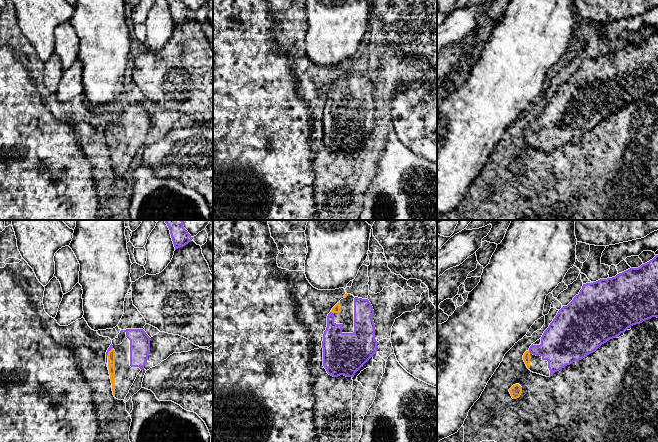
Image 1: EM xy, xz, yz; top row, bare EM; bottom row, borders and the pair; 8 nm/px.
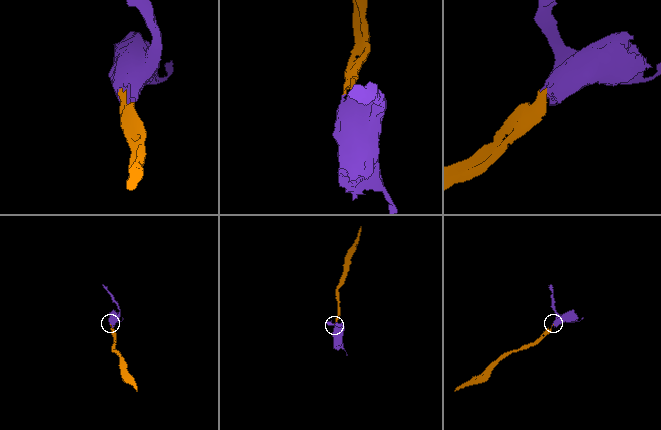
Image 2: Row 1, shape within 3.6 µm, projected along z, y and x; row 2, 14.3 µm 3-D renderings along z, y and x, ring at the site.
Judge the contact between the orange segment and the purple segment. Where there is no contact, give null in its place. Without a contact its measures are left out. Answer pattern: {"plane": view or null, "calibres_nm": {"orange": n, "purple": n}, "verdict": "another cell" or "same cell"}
{"plane": "yz", "calibres_nm": {"orange": 60, "purple": 300}, "verdict": "same cell"}

